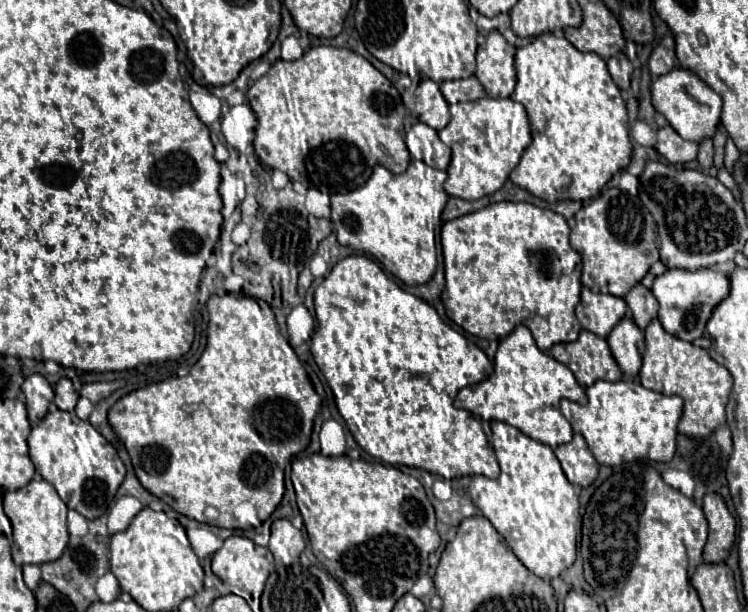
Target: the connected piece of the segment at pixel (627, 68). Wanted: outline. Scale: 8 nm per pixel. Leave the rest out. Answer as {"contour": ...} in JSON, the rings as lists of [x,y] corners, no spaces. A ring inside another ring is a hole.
{"contour":[[[624,51],[616,53],[612,59],[608,59],[608,71],[614,79],[614,83],[620,89],[628,89],[630,87],[630,75],[632,75],[632,63],[630,59],[624,55]]]}

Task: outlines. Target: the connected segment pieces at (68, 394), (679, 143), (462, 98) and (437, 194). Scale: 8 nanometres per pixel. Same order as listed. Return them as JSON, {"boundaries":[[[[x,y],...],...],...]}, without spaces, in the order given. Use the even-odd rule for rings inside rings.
{"boundaries":[[[[62,377],[58,383],[56,383],[56,389],[54,389],[56,397],[54,397],[54,403],[58,409],[64,409],[64,411],[74,411],[76,407],[76,401],[78,401],[78,391],[74,389],[72,381]]],[[[670,125],[658,131],[658,153],[662,153],[670,163],[688,163],[698,155],[698,143],[682,139]]],[[[468,77],[462,81],[442,82],[440,90],[449,104],[474,101],[474,99],[486,97],[486,91],[476,77]]],[[[420,161],[410,163],[410,167],[400,175],[390,173],[382,165],[376,165],[370,179],[362,187],[348,193],[336,193],[330,197],[332,223],[336,227],[338,243],[376,257],[386,271],[390,271],[392,275],[396,275],[400,281],[408,285],[430,281],[436,269],[435,233],[441,225],[442,209],[448,201],[448,195],[442,187],[444,181],[446,181],[446,171],[428,167]]]]}

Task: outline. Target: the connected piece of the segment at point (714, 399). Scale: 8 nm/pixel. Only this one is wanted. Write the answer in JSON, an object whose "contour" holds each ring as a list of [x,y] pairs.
{"contour":[[[658,319],[644,330],[645,348],[638,379],[644,387],[664,393],[680,395],[684,411],[678,423],[678,431],[688,437],[708,437],[720,425],[726,423],[726,403],[732,391],[732,375],[726,367],[718,365],[706,349],[696,347],[684,339],[668,335]]]}

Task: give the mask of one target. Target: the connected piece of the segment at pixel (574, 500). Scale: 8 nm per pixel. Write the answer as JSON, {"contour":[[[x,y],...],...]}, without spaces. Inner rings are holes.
{"contour":[[[492,421],[490,425],[500,475],[496,479],[474,475],[468,487],[470,497],[532,573],[542,579],[558,577],[576,559],[578,495],[572,483],[564,479],[560,461],[548,445],[530,439],[508,423]]]}

